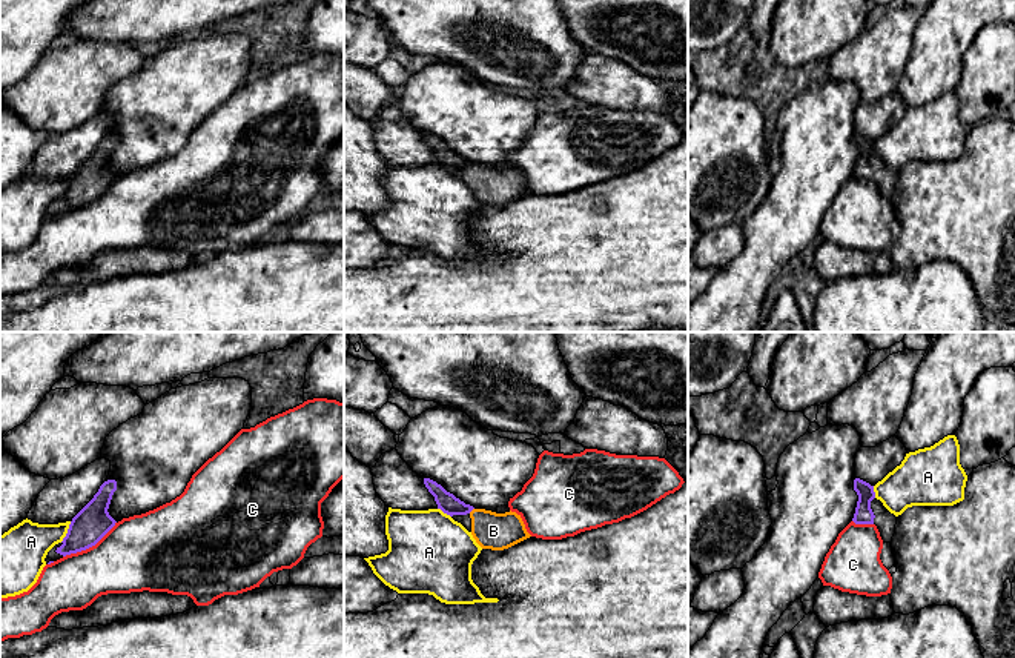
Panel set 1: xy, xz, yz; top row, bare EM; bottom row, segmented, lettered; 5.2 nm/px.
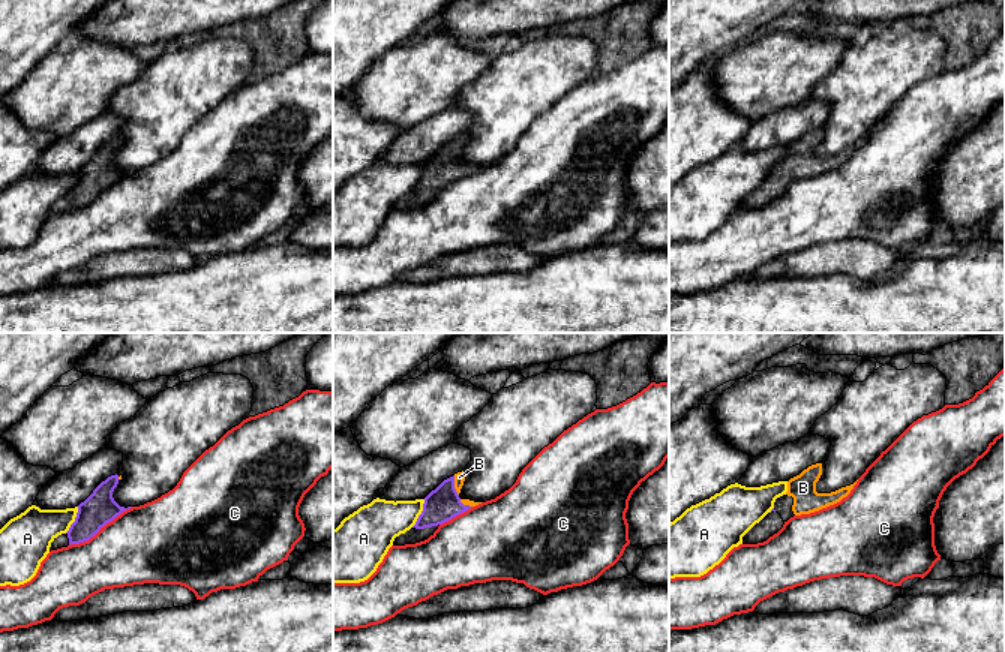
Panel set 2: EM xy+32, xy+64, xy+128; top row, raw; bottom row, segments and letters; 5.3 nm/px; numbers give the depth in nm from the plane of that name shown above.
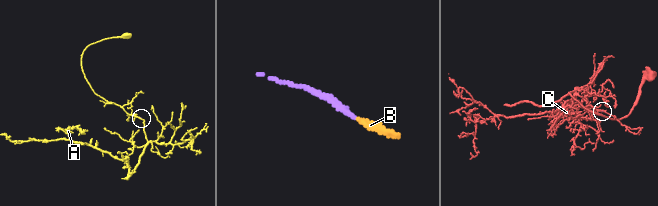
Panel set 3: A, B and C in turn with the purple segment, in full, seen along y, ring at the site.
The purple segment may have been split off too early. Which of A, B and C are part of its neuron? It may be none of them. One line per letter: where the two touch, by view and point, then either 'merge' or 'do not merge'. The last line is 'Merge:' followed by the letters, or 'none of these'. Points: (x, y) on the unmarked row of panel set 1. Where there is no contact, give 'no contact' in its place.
A: xy (68, 188) | do not merge
B: xz (470, 166) | merge
C: xy (89, 202) | do not merge
Merge: B

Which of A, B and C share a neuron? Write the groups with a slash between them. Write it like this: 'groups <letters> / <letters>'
groups A / B / C

